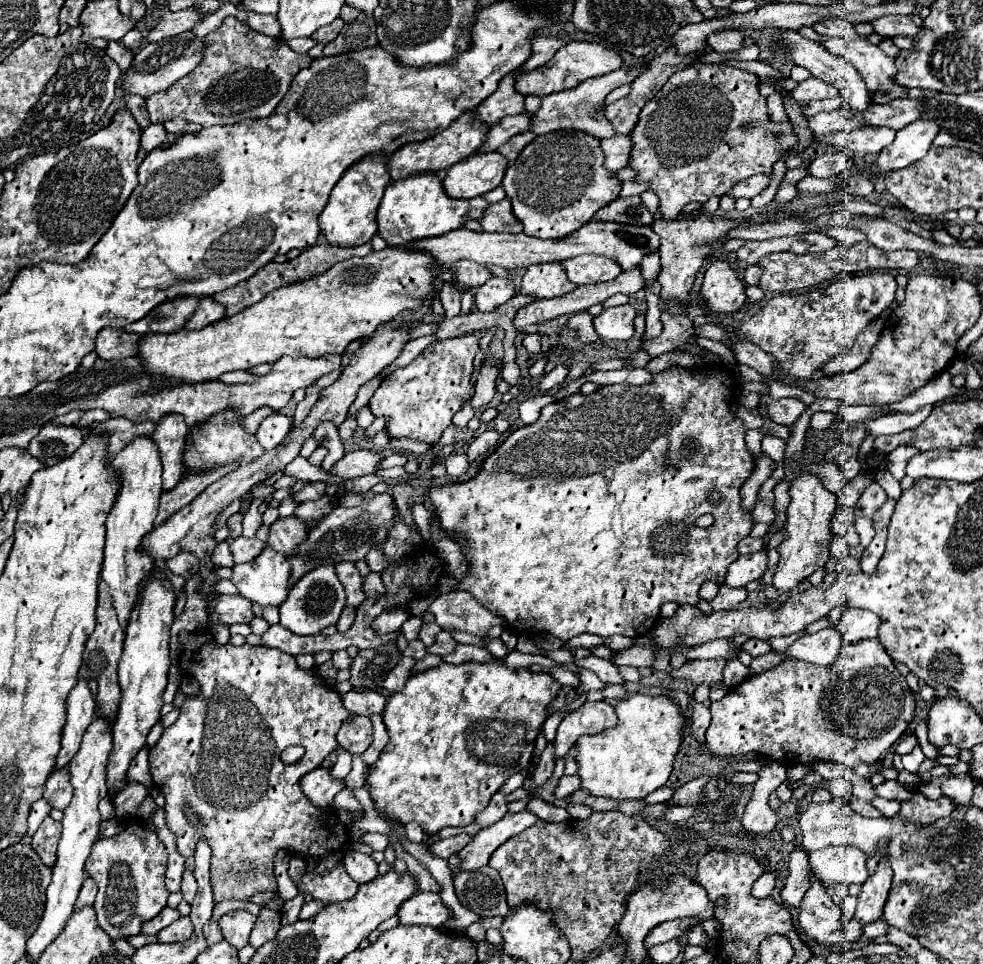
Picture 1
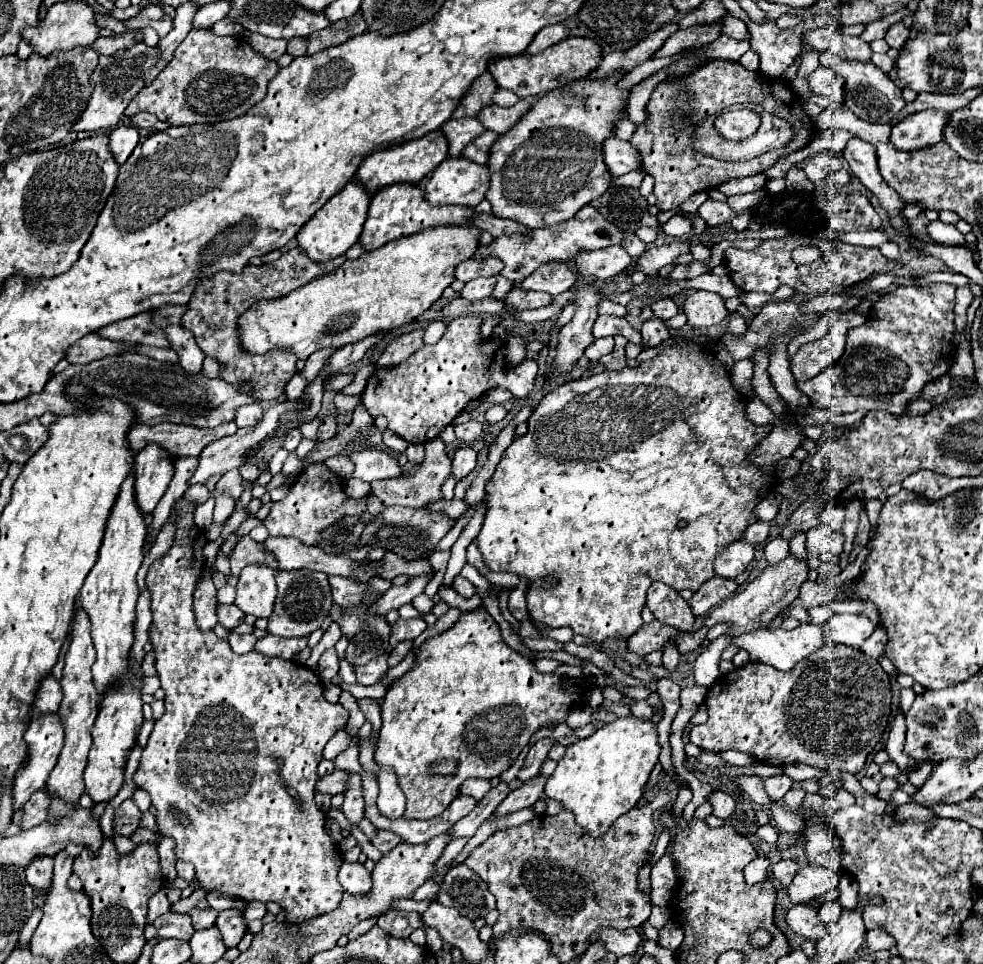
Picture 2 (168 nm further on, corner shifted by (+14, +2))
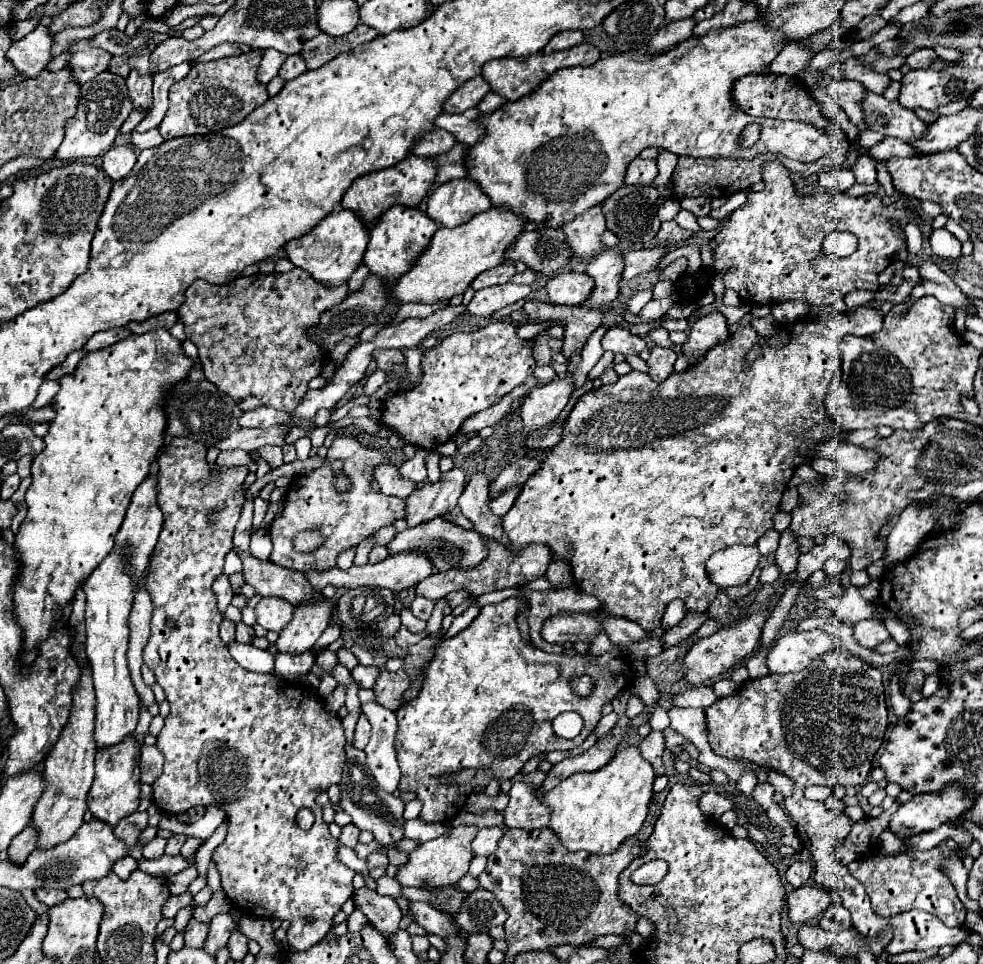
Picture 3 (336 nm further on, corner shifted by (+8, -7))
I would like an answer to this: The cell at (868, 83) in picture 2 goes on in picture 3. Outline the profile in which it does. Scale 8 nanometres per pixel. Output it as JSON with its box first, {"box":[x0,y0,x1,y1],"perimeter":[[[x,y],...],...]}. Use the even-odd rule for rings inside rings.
{"box":[862,92,928,142],"perimeter":[[[868,92],[862,108],[868,128],[884,136],[912,142],[916,138],[924,138],[924,130],[928,130],[928,126],[914,114],[914,110],[902,108],[900,102],[890,102],[884,96]]]}

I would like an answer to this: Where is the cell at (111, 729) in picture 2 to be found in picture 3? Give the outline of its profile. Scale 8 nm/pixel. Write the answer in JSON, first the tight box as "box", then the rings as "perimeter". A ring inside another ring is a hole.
{"box":[88,736,140,826],"perimeter":[[[134,736],[124,738],[124,742],[120,742],[118,746],[102,748],[100,752],[96,752],[96,764],[94,764],[96,776],[88,792],[88,810],[94,814],[94,818],[110,826],[116,826],[120,820],[124,820],[126,816],[138,810],[138,800],[140,800],[140,776],[136,776],[138,754],[140,754],[140,746],[136,744]]]}

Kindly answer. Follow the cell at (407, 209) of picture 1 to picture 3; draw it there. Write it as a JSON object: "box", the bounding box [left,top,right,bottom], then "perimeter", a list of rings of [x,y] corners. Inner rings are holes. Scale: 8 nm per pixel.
{"box":[364,206,438,286],"perimeter":[[[392,206],[388,212],[384,212],[376,226],[370,232],[370,242],[364,254],[364,264],[368,266],[370,274],[384,280],[388,286],[392,286],[402,274],[406,274],[412,264],[420,258],[420,254],[428,248],[434,232],[438,230],[438,224],[428,218],[418,208],[406,208],[406,206]]]}

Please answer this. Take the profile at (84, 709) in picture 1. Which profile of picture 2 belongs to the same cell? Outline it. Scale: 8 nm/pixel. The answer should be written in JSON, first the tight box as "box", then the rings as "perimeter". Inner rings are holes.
{"box":[14,711,62,811],"perimeter":[[[58,711],[54,713],[44,713],[42,717],[30,721],[30,727],[28,731],[24,733],[24,739],[28,743],[28,755],[30,755],[30,761],[28,765],[16,775],[16,781],[14,781],[14,811],[20,809],[34,791],[42,789],[46,785],[46,777],[52,773],[54,765],[56,765],[56,759],[58,759],[58,753],[62,751],[62,721],[58,721]]]}

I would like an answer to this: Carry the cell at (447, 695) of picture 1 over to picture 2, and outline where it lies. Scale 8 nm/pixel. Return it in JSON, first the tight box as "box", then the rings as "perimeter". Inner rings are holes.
{"box":[374,609,584,819],"perimeter":[[[484,609],[464,613],[452,629],[424,641],[416,653],[414,667],[388,687],[380,703],[382,729],[378,733],[374,759],[380,767],[396,771],[398,785],[408,799],[404,817],[432,819],[460,795],[460,785],[466,779],[494,779],[504,773],[528,745],[536,729],[546,725],[546,719],[554,723],[566,719],[568,709],[580,703],[584,689],[584,679],[572,681],[538,673],[530,659],[502,641],[498,625]],[[440,759],[456,761],[456,771],[452,775],[432,773],[432,765]]]}

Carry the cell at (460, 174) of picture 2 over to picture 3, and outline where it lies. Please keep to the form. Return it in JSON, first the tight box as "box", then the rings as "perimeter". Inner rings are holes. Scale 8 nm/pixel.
{"box":[426,178,492,228],"perimeter":[[[460,178],[438,186],[430,194],[426,216],[436,220],[440,226],[454,228],[490,208],[492,202],[480,190],[480,186],[468,178]]]}

